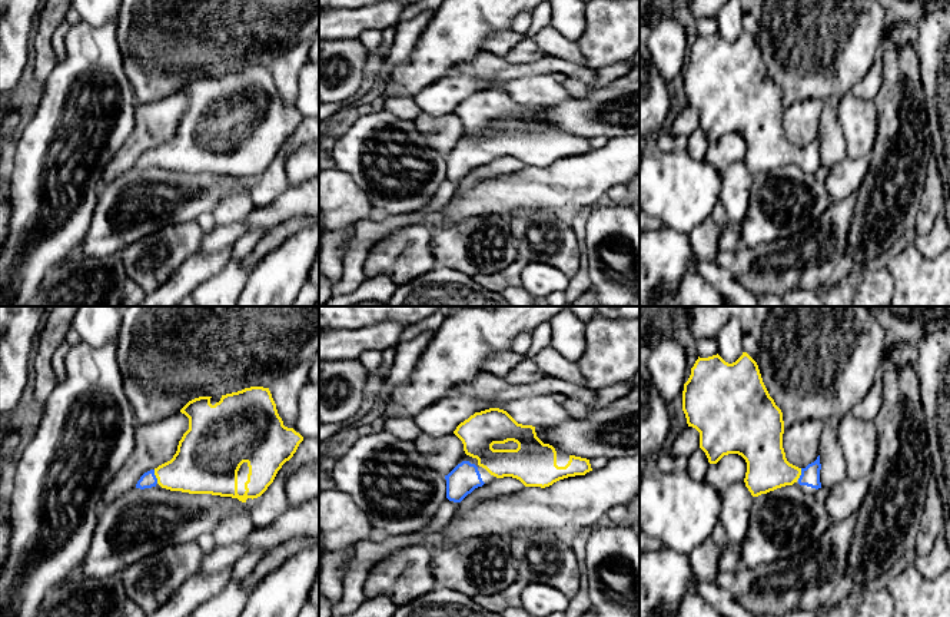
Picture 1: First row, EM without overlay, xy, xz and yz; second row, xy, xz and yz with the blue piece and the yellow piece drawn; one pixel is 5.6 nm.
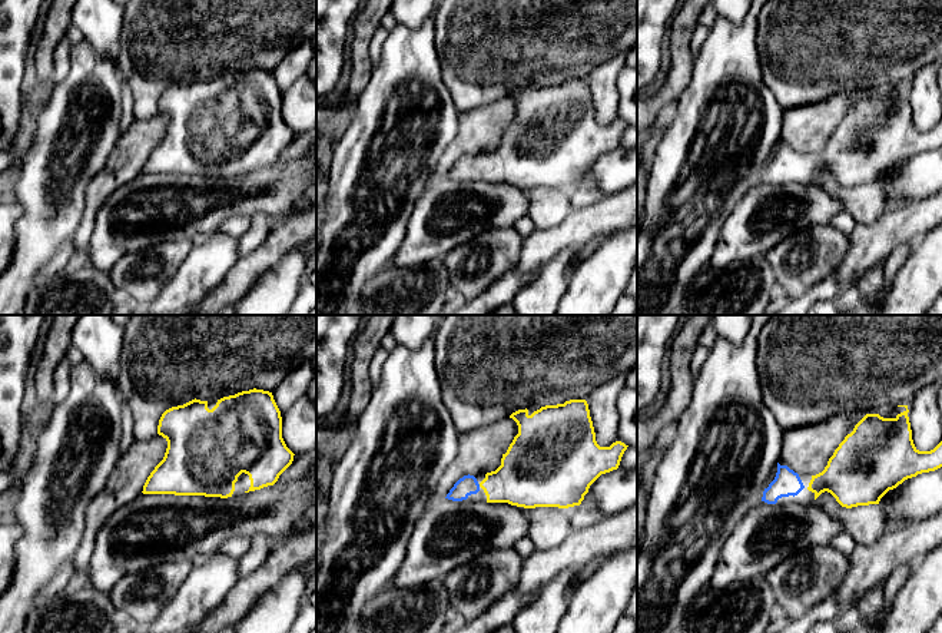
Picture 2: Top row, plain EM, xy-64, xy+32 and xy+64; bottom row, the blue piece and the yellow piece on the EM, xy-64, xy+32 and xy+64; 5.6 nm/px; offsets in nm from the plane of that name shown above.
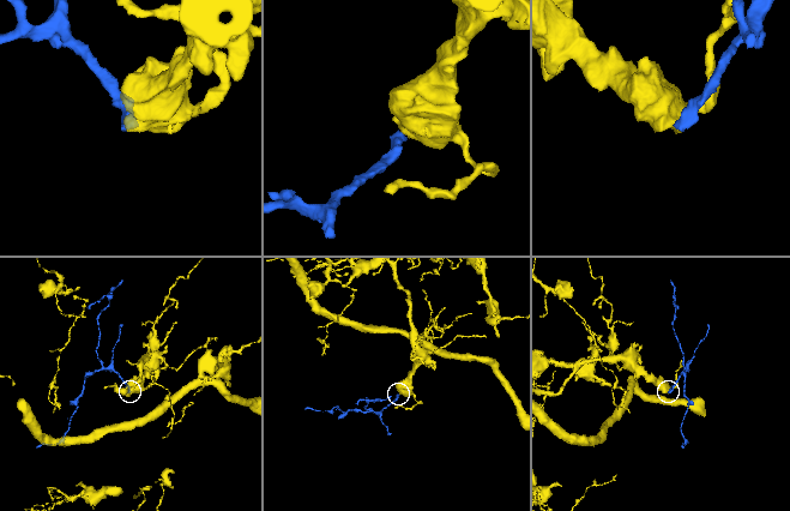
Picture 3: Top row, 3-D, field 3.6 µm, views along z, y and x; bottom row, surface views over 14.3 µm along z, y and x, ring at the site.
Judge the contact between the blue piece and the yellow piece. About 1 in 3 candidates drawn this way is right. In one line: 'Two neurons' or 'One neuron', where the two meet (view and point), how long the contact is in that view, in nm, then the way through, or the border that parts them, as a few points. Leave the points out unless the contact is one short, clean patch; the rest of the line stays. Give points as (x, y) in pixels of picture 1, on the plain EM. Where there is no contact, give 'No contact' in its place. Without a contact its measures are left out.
One neuron. Touches blue at xy (155, 156). Shared border 80 nm. Path across: xy (148, 159), (155, 156), (176, 155), (198, 146)

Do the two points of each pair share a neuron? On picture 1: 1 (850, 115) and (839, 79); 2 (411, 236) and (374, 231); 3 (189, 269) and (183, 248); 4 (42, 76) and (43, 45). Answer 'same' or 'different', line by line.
1: different
2: different
3: different
4: same

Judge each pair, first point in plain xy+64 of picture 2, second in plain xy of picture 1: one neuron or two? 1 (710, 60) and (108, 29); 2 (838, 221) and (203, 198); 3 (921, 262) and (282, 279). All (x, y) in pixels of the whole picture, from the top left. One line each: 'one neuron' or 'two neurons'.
1: one neuron
2: two neurons
3: one neuron

